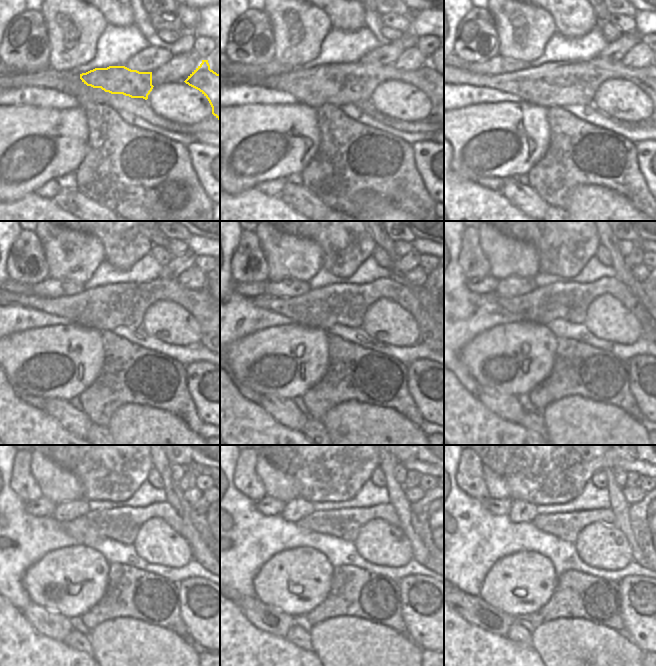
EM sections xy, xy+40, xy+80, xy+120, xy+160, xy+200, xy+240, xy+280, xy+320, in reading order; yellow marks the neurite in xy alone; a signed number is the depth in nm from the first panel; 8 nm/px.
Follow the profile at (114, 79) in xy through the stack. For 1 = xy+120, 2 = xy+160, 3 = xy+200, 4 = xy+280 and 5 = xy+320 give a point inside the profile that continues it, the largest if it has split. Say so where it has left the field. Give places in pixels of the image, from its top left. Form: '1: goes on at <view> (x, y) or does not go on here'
1: goes on at xy+120 (107, 307)
2: goes on at xy+160 (345, 304)
3: goes on at xy+200 (557, 301)
4: goes on at xy+280 (345, 524)
5: goes on at xy+320 (567, 526)

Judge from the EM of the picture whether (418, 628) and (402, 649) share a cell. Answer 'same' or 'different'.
different

